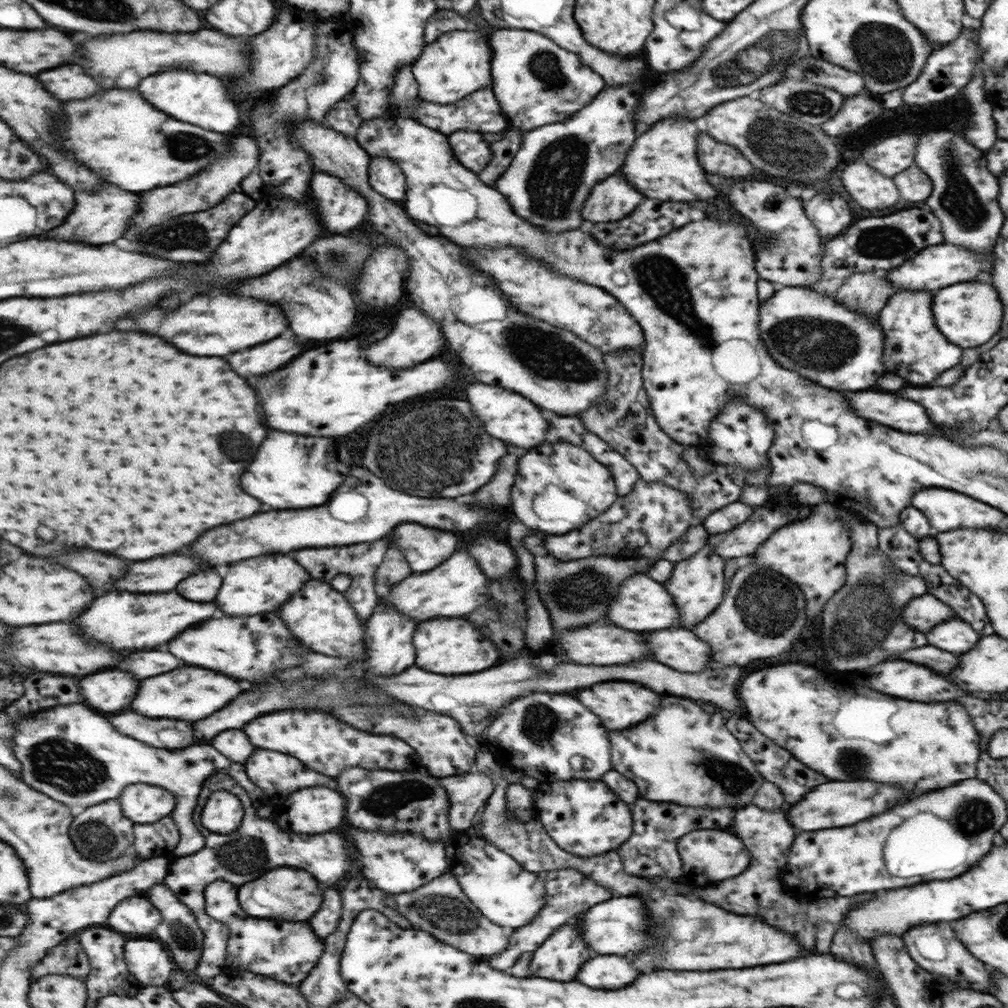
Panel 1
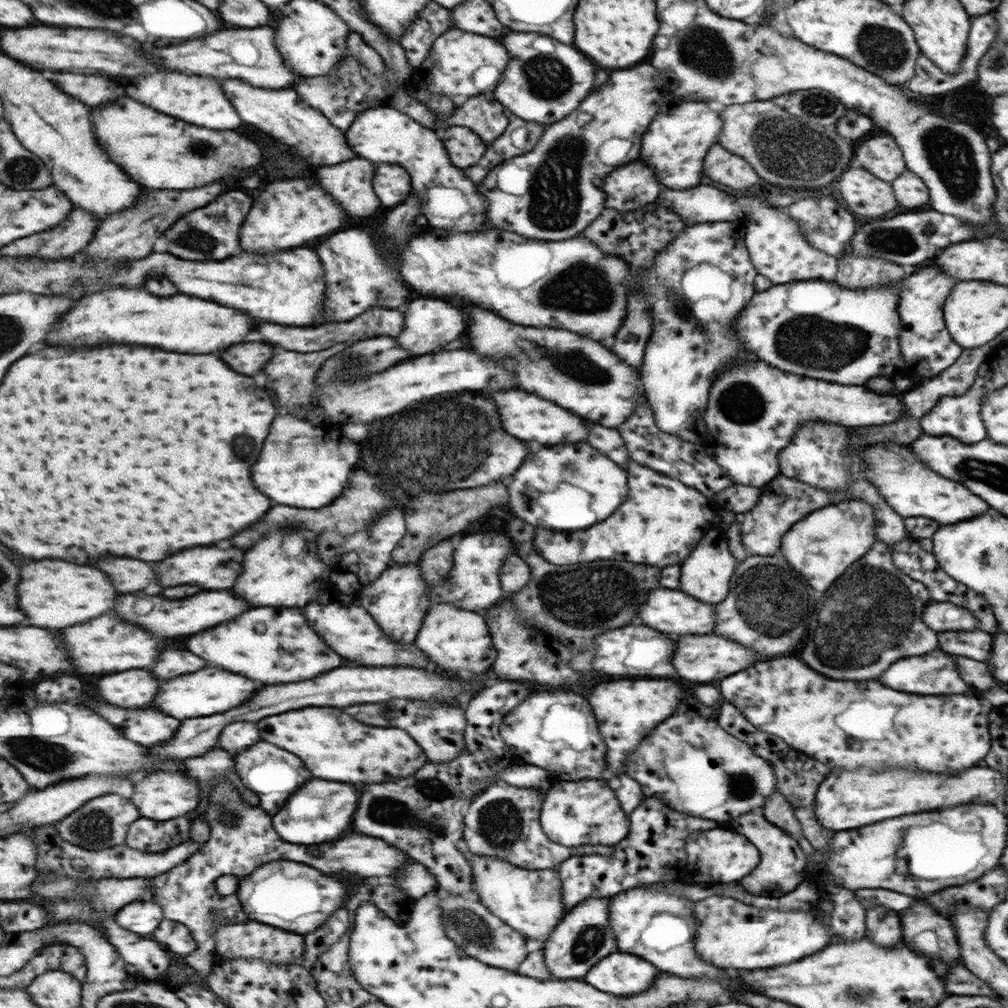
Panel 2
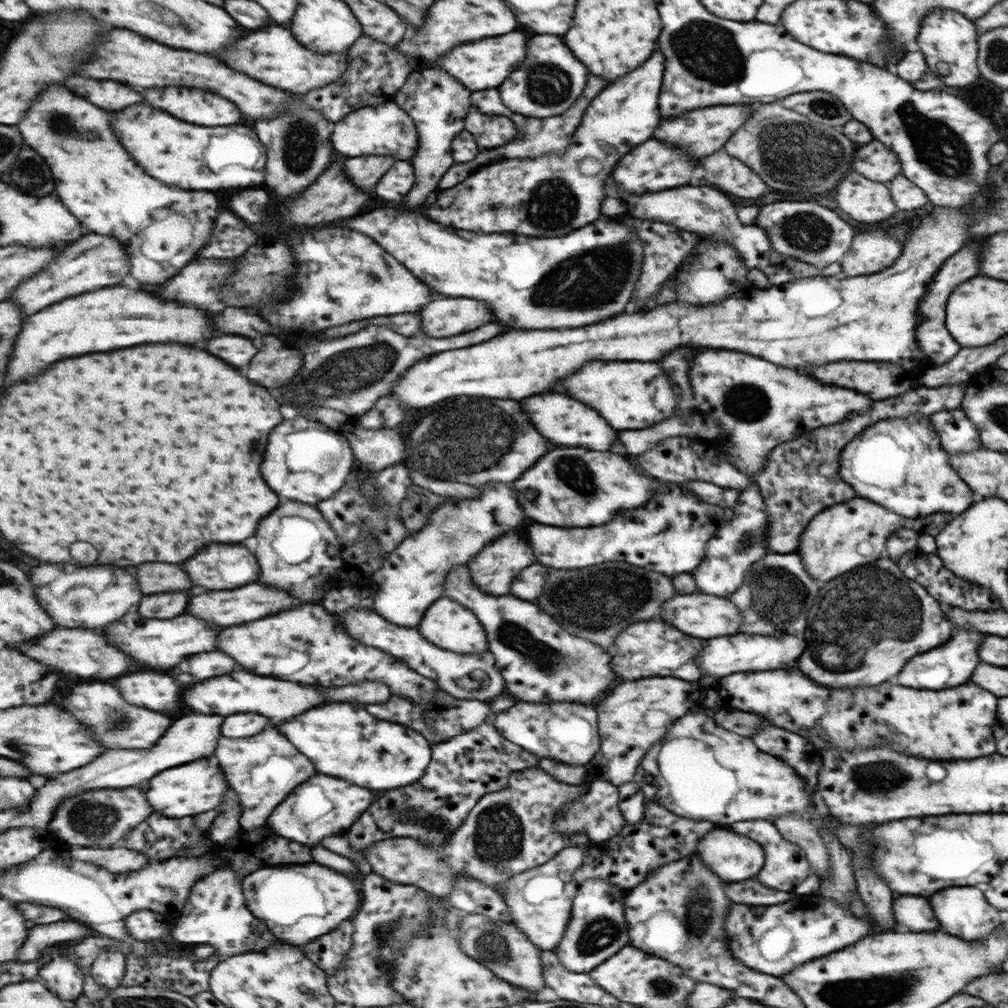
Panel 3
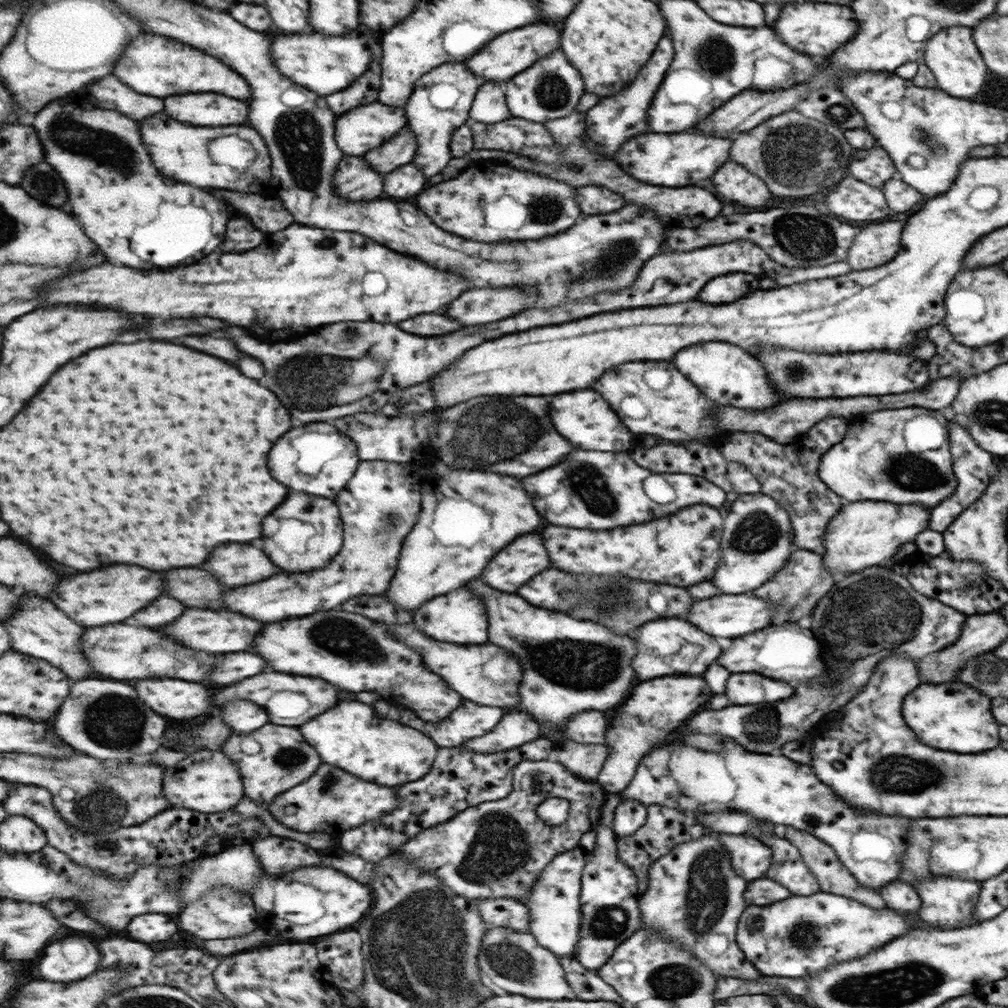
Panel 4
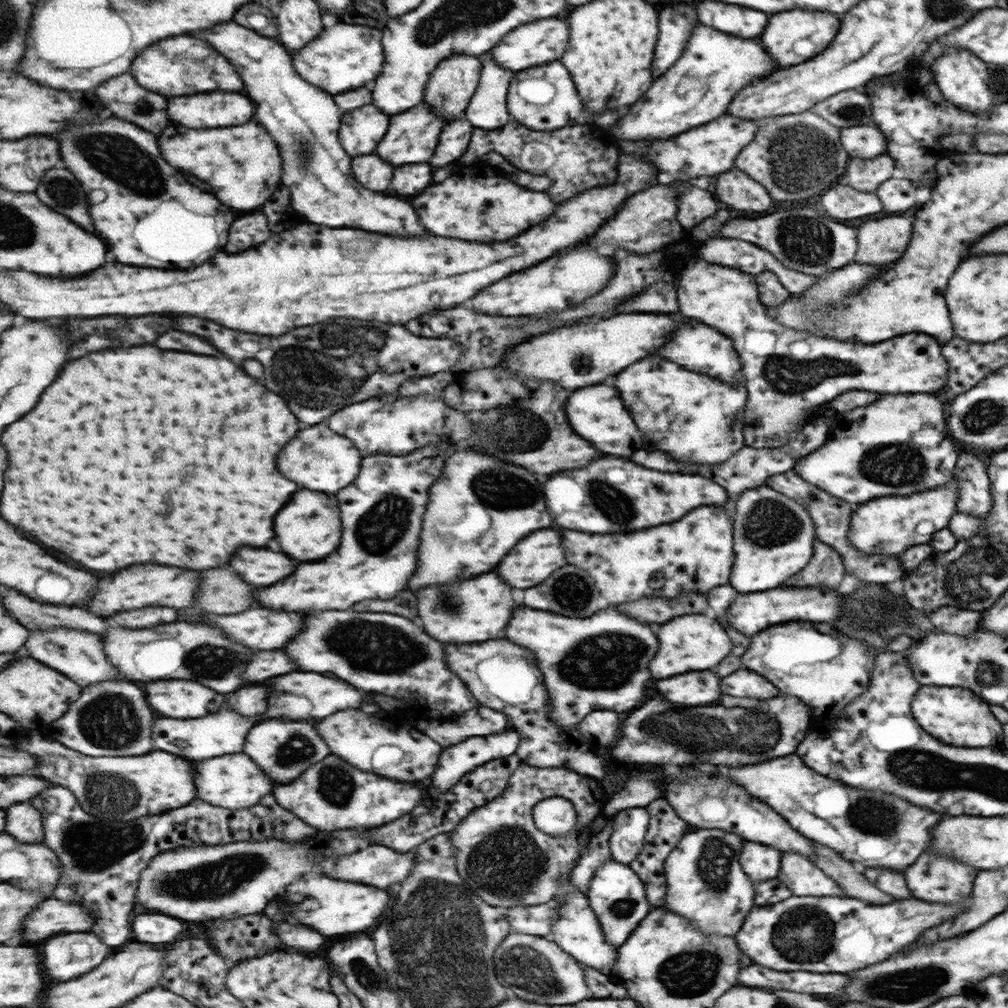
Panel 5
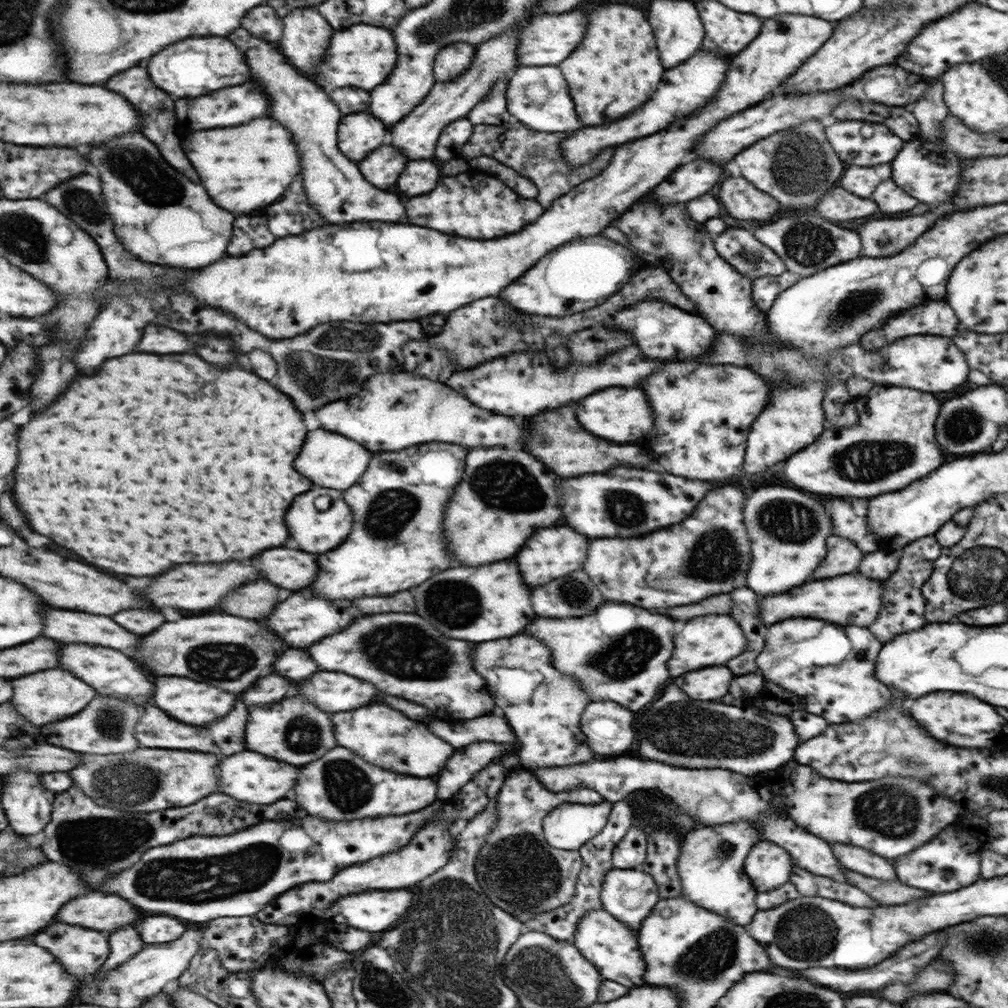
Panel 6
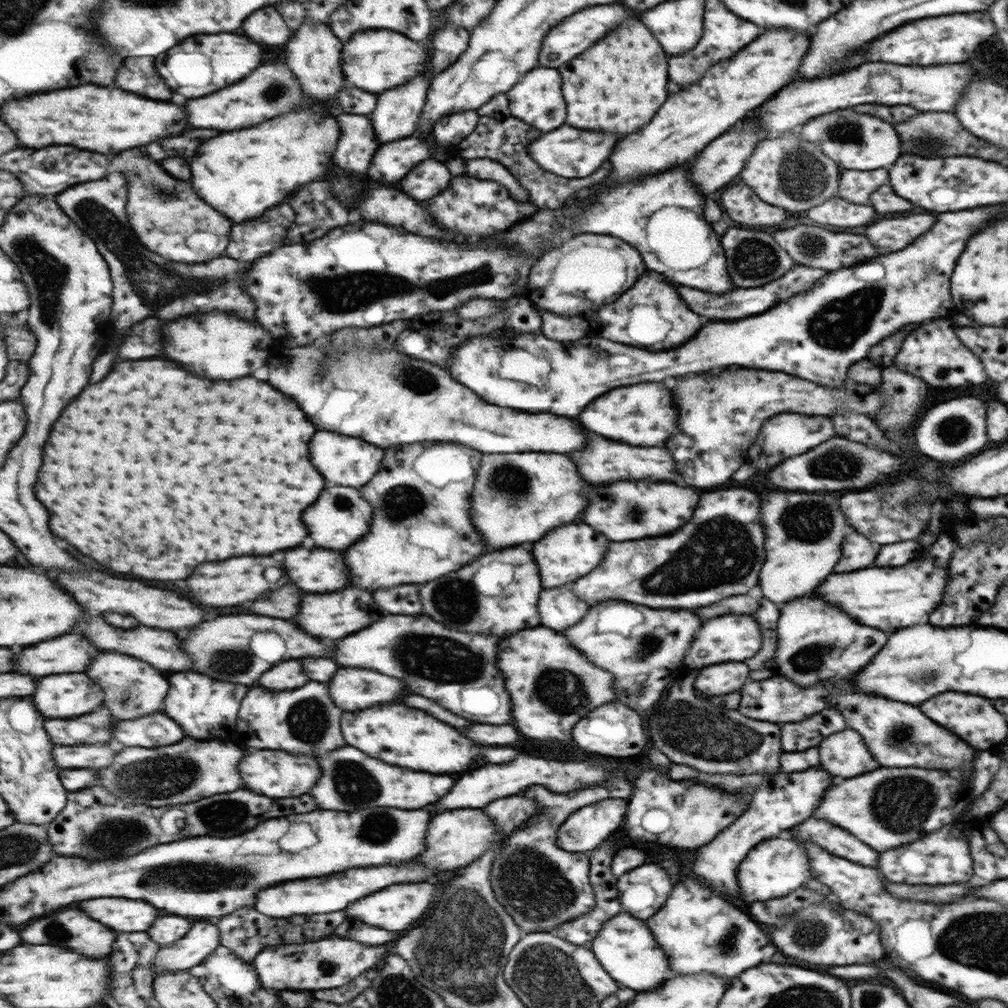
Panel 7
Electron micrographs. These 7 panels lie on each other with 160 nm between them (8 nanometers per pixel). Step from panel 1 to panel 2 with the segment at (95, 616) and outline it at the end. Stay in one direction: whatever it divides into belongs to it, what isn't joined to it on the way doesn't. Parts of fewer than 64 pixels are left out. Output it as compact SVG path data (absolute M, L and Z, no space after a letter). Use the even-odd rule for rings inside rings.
M201 592L197 596L185 598L185 600L165 600L161 596L151 596L153 602L153 610L151 612L133 612L133 605L140 598L134 597L133 594L123 594L115 599L115 614L127 618L131 624L139 624L143 628L151 628L151 632L155 632L157 636L163 638L175 638L175 636L183 636L183 634L197 634L203 630L209 630L213 626L219 626L221 622L233 620L237 618L237 612L243 614L245 610L249 610L249 604L233 594L233 592Z

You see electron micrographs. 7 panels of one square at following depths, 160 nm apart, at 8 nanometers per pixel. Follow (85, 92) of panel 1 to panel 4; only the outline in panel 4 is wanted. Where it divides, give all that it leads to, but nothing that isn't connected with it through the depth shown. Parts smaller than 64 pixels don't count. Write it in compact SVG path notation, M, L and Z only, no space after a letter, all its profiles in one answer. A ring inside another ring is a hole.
M105 76L103 80L89 86L91 94L99 100L101 108L107 110L119 110L125 116L131 116L133 120L143 120L149 116L155 116L165 108L165 102L155 96L143 96L123 84L117 76Z

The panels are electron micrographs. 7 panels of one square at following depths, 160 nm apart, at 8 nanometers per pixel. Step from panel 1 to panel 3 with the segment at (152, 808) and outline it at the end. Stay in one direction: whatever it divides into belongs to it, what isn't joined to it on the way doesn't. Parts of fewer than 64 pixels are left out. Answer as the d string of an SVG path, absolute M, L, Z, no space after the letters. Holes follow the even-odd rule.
M203 758L197 762L189 762L185 766L169 768L161 772L161 778L157 774L149 780L149 784L145 784L145 792L147 800L151 800L151 804L155 806L155 812L179 819L217 809L229 787L230 781L227 780L226 773L223 774L219 766L213 766L207 758Z

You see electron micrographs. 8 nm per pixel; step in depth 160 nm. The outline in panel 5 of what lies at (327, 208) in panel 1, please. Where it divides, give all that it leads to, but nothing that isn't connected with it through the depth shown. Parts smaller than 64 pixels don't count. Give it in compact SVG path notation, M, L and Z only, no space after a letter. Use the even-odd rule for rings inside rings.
M425 102L411 111L402 112L390 117L390 130L387 131L383 144L379 144L379 156L383 160L391 160L394 166L403 166L403 164L430 163L435 154L435 148L438 147L440 136L449 124L449 120L438 116L435 109Z

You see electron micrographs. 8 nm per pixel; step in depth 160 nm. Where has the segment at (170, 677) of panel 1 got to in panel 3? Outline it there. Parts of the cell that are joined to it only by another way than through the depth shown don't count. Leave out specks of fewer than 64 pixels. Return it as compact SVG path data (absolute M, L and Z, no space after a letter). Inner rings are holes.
M231 672L225 676L215 676L207 678L199 684L193 684L187 688L187 700L183 700L187 708L203 714L219 714L219 716L231 716L235 712L259 712L263 716L269 716L275 724L301 716L303 712L311 708L319 708L325 704L325 698L319 694L319 688L315 690L313 686L297 684L297 682L287 682L287 680L275 680L275 678L265 678L257 676L251 672Z

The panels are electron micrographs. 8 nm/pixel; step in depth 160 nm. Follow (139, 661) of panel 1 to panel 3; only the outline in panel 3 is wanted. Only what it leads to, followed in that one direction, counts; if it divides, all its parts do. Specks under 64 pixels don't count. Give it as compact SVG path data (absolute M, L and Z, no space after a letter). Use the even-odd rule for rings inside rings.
M205 652L203 656L191 656L191 660L183 660L183 664L177 664L169 674L179 680L179 684L193 684L207 680L211 676L221 676L227 672L241 670L241 664L237 664L233 658L229 658L223 652Z

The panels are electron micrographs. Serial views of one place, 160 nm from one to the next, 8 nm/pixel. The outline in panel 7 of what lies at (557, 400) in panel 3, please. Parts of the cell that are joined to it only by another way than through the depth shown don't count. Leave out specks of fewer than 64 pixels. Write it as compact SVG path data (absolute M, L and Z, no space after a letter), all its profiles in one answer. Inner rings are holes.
M661 382L623 386L607 392L603 400L595 400L587 412L579 412L579 420L583 420L583 428L607 436L609 440L619 440L635 446L663 446L663 440L675 432L678 410L673 406L669 390Z

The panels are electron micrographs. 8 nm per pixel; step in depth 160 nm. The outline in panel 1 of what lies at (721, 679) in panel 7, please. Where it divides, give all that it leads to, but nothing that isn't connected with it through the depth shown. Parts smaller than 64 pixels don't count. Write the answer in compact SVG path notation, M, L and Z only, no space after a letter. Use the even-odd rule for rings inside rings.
M599 682L593 684L589 688L581 688L575 696L579 696L579 700L583 700L583 704L587 704L587 708L591 708L591 712L595 712L595 716L599 721L603 720L603 724L607 724L607 730L623 730L631 724L637 724L641 720L645 720L647 716L651 716L659 704L659 694L641 688L639 684L633 682Z

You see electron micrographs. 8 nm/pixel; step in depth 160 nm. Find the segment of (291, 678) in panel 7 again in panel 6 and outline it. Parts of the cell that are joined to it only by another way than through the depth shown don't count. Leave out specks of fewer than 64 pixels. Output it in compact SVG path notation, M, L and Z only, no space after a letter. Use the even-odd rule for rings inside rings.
M271 674L263 680L259 680L259 684L255 688L249 688L245 694L243 694L243 700L245 704L249 706L263 706L263 704L273 704L273 702L279 702L287 696L289 688L293 686L291 680L283 678L283 676L277 676L277 674Z

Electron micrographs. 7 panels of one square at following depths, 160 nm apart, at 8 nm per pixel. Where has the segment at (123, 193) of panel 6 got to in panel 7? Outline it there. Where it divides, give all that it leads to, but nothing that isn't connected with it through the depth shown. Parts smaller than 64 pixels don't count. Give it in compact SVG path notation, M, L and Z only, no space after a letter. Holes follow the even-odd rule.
M144 147L130 148L114 156L115 165L129 180L127 214L135 233L139 232L139 240L143 240L149 250L159 252L167 260L187 264L205 263L227 254L233 222L227 220L227 216L221 212L215 212L215 208L201 198L191 180L179 180L165 172L157 162L149 158ZM195 232L213 232L219 236L219 244L213 250L213 256L197 256L197 252L185 244L185 240Z

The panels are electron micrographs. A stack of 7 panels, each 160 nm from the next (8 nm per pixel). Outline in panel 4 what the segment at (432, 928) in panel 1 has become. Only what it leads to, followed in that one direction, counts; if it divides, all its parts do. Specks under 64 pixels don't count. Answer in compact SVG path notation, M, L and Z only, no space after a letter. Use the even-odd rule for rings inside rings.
M490 926L484 936L483 952L479 952L479 968L487 982L511 994L521 994L535 1000L571 1000L574 992L565 979L561 961L550 949L543 948L531 933L519 932L512 928Z

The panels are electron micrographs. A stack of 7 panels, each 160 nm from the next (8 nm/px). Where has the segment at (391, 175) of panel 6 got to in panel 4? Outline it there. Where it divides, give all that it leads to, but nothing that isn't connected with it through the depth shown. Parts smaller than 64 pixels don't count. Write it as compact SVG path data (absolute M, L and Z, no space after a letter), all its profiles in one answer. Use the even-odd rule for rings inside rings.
M347 156L343 164L338 164L339 170L335 176L335 188L339 188L339 196L351 202L373 200L379 198L385 190L383 176L369 168L369 164L360 156Z

